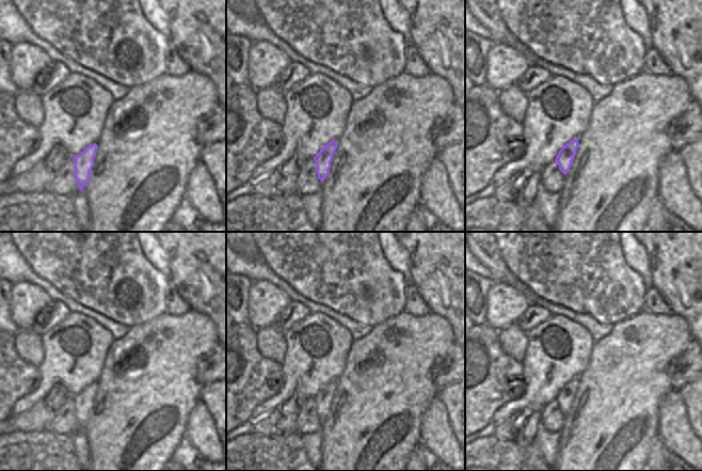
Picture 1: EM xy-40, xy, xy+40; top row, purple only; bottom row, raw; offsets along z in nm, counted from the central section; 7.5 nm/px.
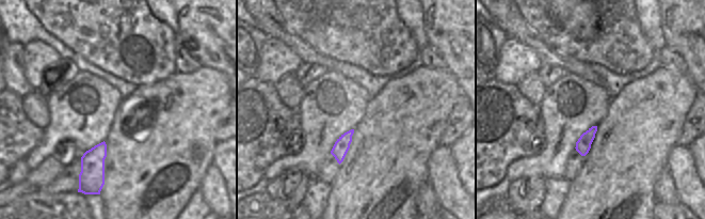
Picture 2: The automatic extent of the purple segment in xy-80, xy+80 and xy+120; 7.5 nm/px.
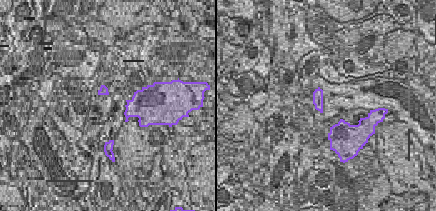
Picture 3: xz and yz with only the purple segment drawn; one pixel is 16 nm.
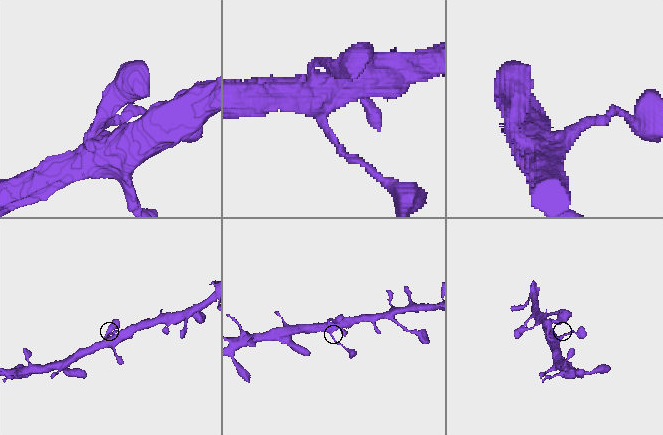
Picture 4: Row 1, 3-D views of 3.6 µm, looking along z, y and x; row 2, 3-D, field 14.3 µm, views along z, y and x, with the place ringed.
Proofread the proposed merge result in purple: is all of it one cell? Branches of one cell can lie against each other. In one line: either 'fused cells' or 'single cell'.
single cell

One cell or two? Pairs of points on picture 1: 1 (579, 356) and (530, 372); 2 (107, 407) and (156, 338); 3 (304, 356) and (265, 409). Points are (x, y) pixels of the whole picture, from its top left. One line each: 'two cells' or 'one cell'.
1: one cell
2: one cell
3: one cell

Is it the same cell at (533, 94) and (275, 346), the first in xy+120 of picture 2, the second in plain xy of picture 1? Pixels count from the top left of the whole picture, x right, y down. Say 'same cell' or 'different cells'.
same cell

